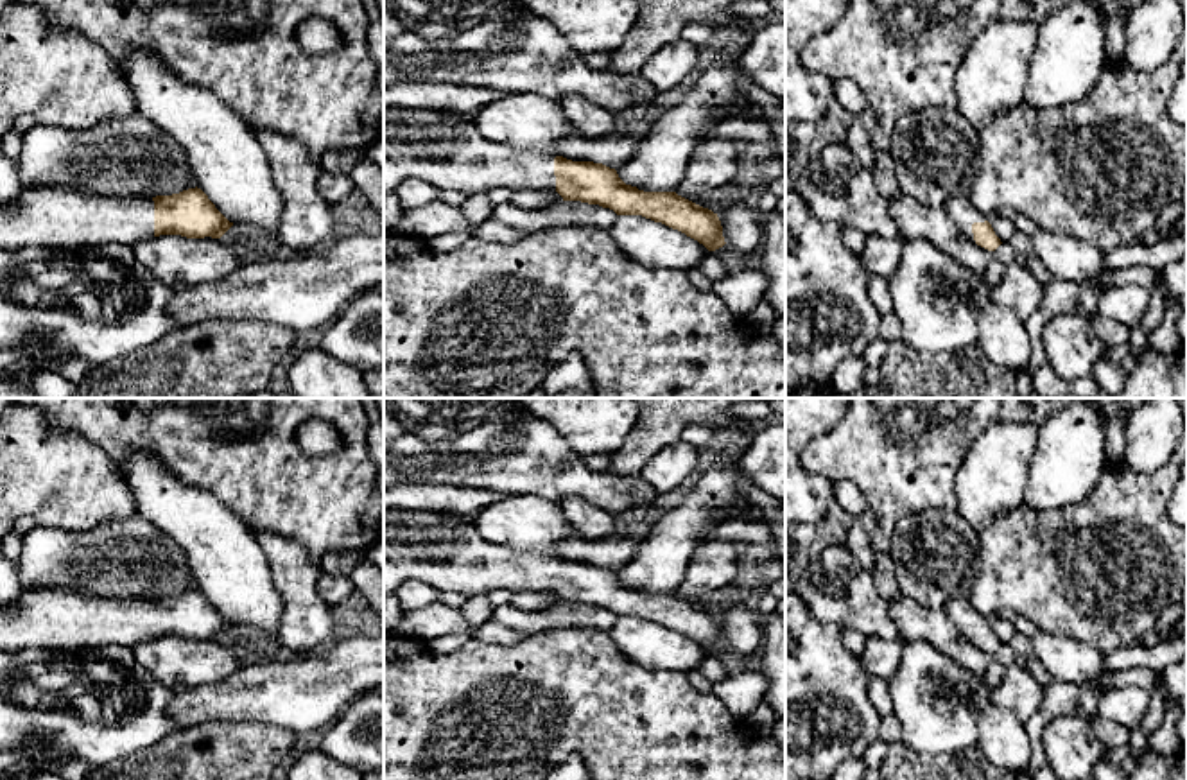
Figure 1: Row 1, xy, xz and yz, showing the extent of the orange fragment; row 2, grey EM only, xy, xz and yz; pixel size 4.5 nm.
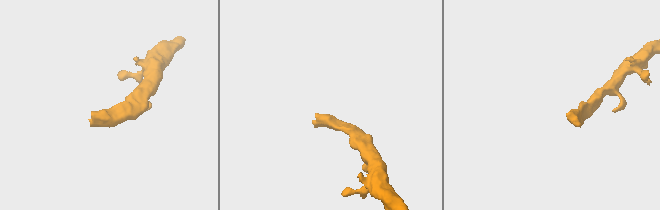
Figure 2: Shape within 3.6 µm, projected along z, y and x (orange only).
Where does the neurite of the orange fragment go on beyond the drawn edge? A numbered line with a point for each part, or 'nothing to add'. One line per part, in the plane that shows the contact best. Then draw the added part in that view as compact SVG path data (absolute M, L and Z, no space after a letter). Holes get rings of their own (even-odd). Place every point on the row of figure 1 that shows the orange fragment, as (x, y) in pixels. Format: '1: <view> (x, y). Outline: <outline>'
1: xy (54, 217). Outline: M27 188L13 208L0 204L0 249L5 251L106 242L133 247L149 237L154 237L154 201L147 195Z

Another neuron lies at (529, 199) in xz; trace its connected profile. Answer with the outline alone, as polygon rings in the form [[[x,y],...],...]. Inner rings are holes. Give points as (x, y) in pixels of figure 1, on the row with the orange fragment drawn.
[[[515,190],[511,203],[529,212],[543,212],[561,203],[563,197],[556,190]]]

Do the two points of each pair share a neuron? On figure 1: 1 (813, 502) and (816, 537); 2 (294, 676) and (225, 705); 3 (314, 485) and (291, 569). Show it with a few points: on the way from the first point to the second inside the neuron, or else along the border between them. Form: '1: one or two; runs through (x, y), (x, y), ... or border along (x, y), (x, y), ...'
1: two; border along (832, 501), (818, 520), (804, 524)
2: one; runs through (277, 693), (255, 693), (242, 698)
3: two; border along (259, 529), (293, 538), (316, 562)

